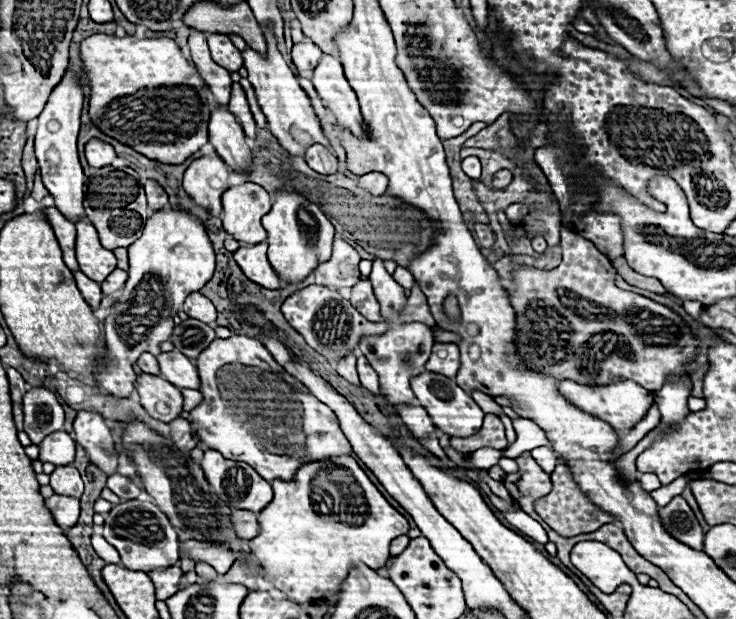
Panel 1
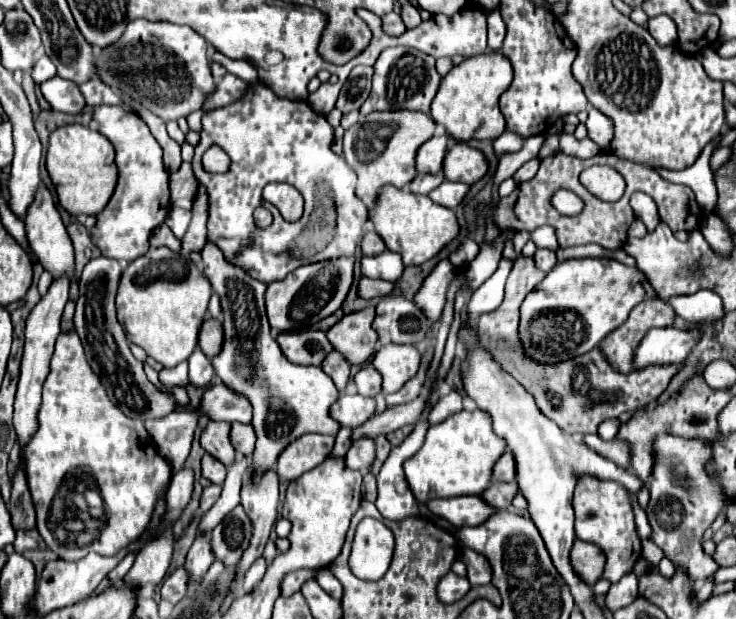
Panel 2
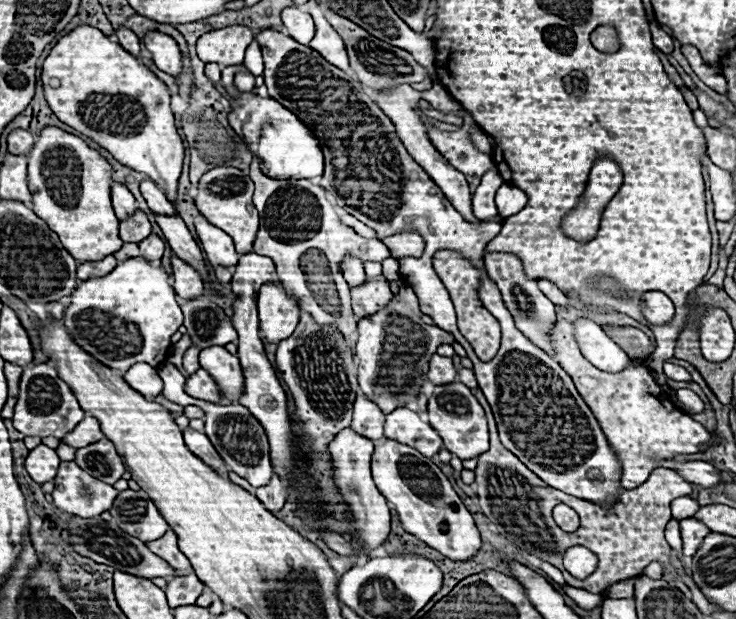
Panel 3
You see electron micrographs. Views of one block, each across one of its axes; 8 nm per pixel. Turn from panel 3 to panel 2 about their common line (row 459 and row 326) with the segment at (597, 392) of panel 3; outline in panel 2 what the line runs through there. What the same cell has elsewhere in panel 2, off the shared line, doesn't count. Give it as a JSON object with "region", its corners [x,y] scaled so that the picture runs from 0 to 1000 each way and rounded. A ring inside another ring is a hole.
{"region":[[[880,481],[859,498],[859,507],[848,520],[848,527],[837,530],[821,553],[815,553],[815,565],[821,578],[837,601],[853,604],[859,598],[859,565],[867,559],[870,546],[883,530],[908,530],[916,523],[918,504],[908,488],[894,481]]]}

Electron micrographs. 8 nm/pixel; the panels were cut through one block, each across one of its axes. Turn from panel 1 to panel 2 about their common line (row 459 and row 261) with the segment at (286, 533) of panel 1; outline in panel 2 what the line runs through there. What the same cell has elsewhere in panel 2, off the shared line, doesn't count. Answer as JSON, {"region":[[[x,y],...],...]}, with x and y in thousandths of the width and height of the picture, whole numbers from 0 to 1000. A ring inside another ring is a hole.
{"region":[[[459,417],[457,423],[438,423],[435,430],[410,430],[391,443],[383,456],[364,459],[361,504],[372,536],[394,536],[424,527],[462,498],[478,459],[481,417]]]}

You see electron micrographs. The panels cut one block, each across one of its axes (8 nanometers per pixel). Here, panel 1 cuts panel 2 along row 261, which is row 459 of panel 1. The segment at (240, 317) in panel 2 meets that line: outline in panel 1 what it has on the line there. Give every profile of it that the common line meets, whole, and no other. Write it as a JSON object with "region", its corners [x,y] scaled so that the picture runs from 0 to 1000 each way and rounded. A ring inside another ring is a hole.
{"region":[[[280,727],[272,753],[274,753],[277,772],[288,785],[291,798],[313,821],[353,827],[370,808],[370,785],[356,769],[351,769],[342,756],[337,756],[337,750],[326,750],[326,746],[318,746],[318,743],[304,743],[299,737],[299,730]]]}

